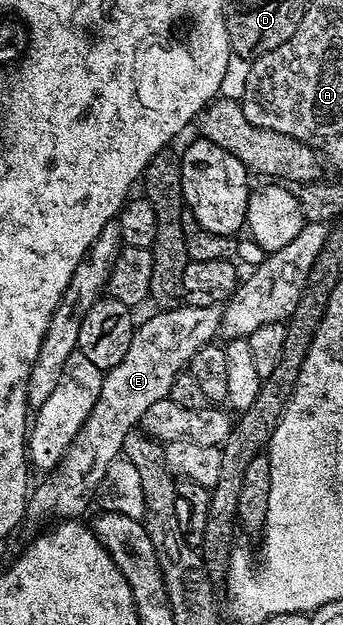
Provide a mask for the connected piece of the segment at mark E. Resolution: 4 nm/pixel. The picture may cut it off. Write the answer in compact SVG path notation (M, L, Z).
M181 304L172 310L156 309L154 313L136 325L125 360L104 373L101 396L97 396L89 420L85 420L81 432L77 432L63 459L36 490L34 487L30 491L32 519L79 520L84 517L87 505L96 497L101 476L105 476L111 461L122 455L125 436L142 423L145 412L149 412L157 400L170 395L173 380L190 367L193 356L197 356L201 348L216 341L223 324L222 305Z

